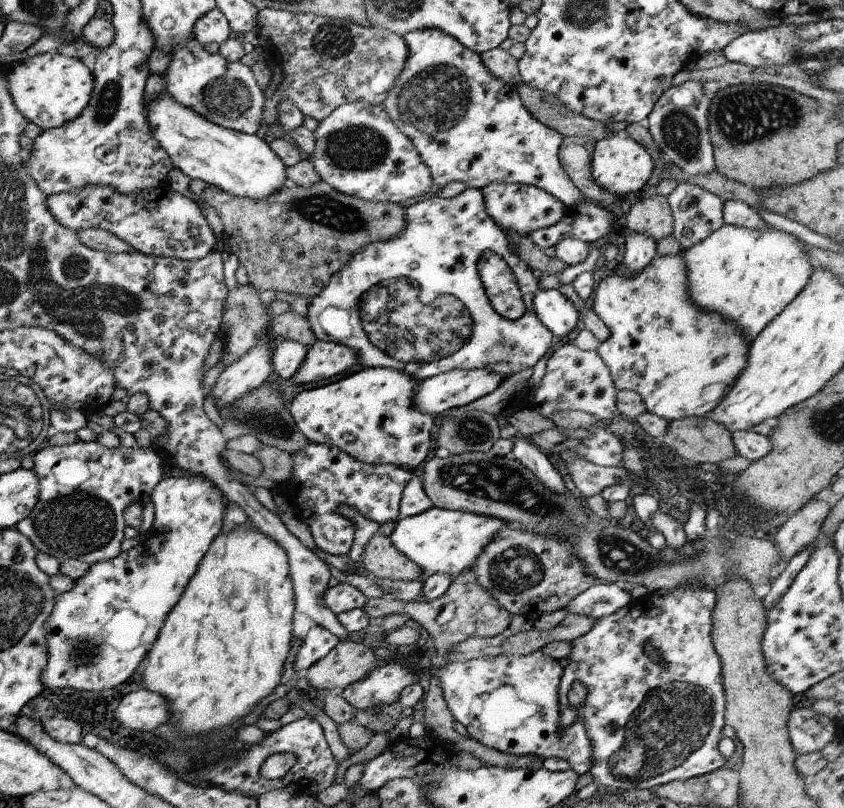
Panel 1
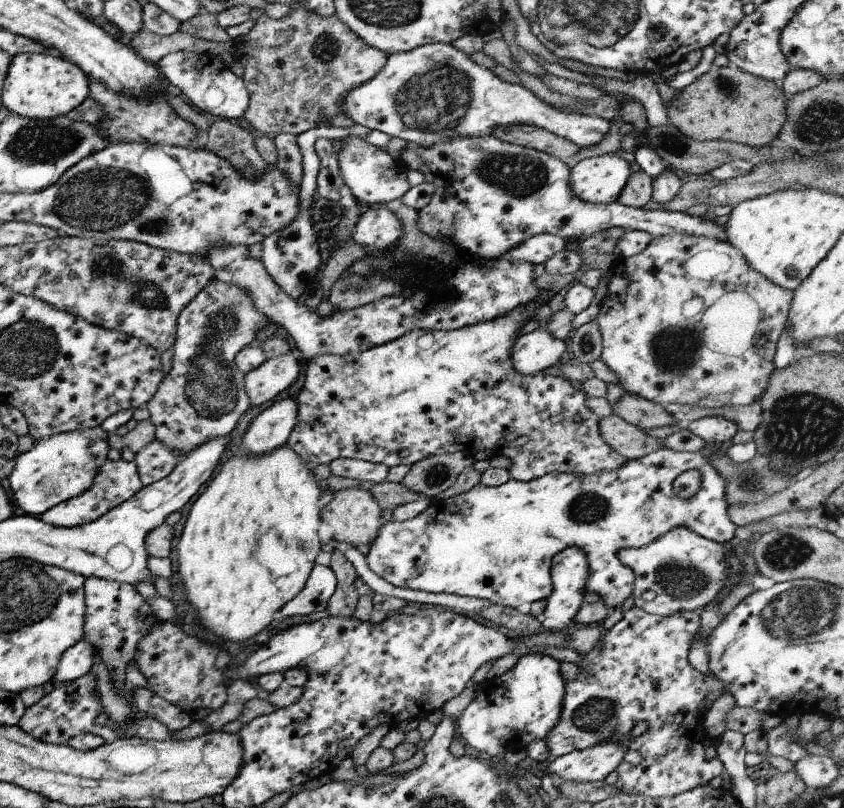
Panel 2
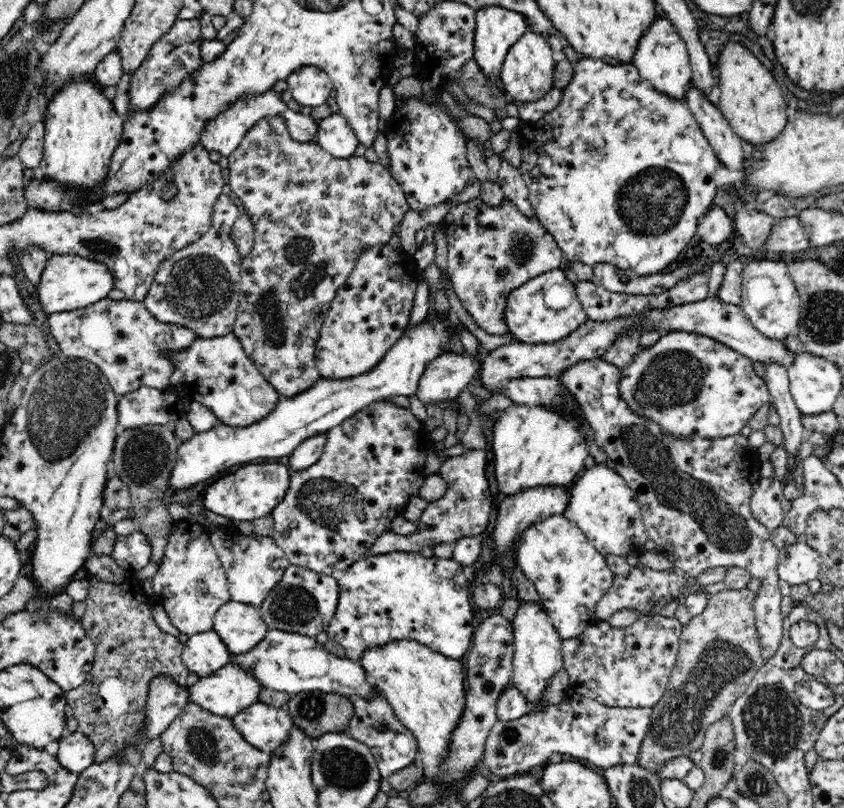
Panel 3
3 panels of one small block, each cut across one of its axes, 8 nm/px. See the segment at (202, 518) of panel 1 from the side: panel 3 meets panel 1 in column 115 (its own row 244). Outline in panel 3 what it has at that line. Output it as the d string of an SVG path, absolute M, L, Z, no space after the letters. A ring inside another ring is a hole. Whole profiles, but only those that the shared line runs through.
M584 57L575 63L574 78L563 88L561 104L538 122L524 122L516 132L520 138L522 156L519 172L528 185L535 218L558 245L558 249L566 254L569 262L580 262L591 267L610 264L621 269L632 269L638 275L656 274L666 268L687 245L695 243L699 218L704 216L718 190L714 182L721 161L685 102L654 89L650 82L639 75L634 63L611 65L600 59Z

